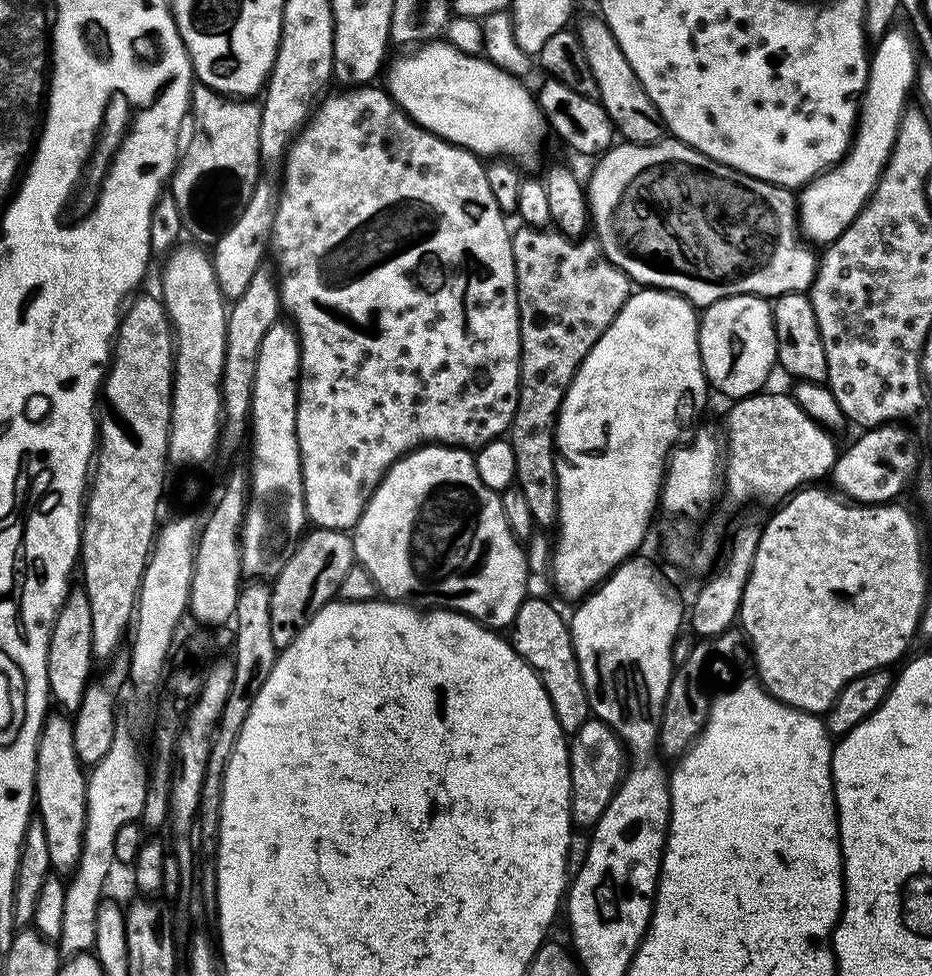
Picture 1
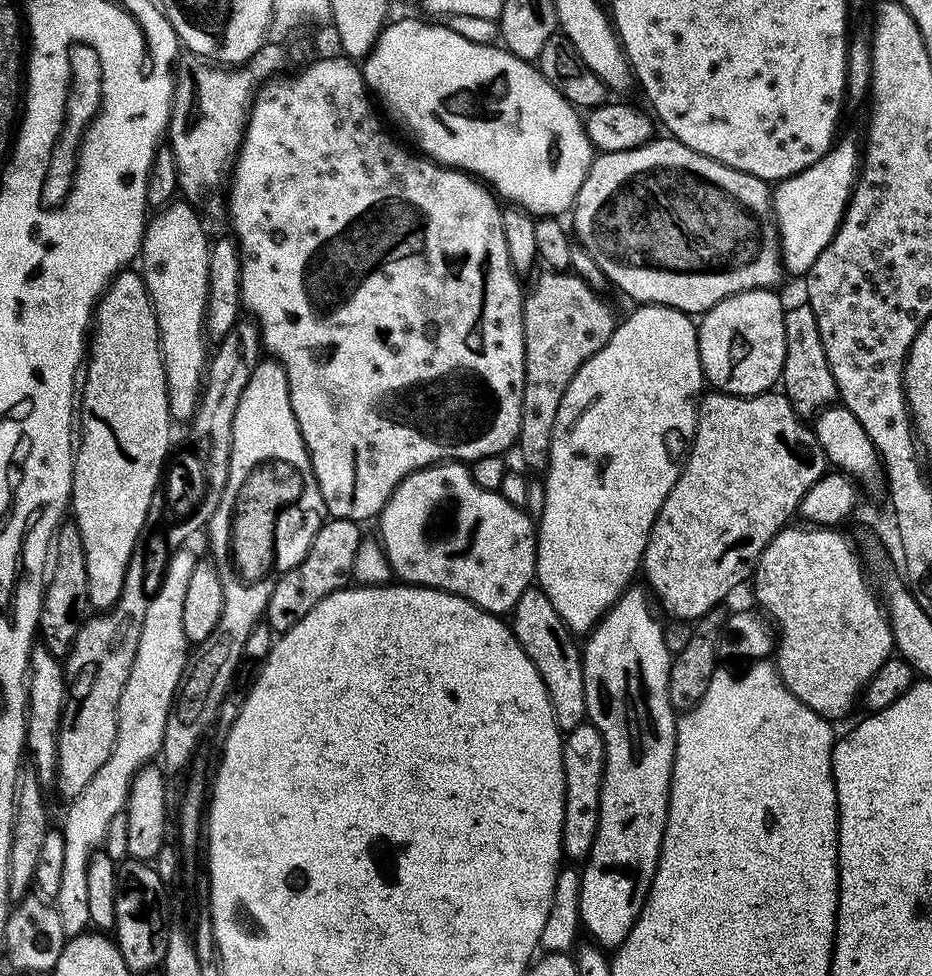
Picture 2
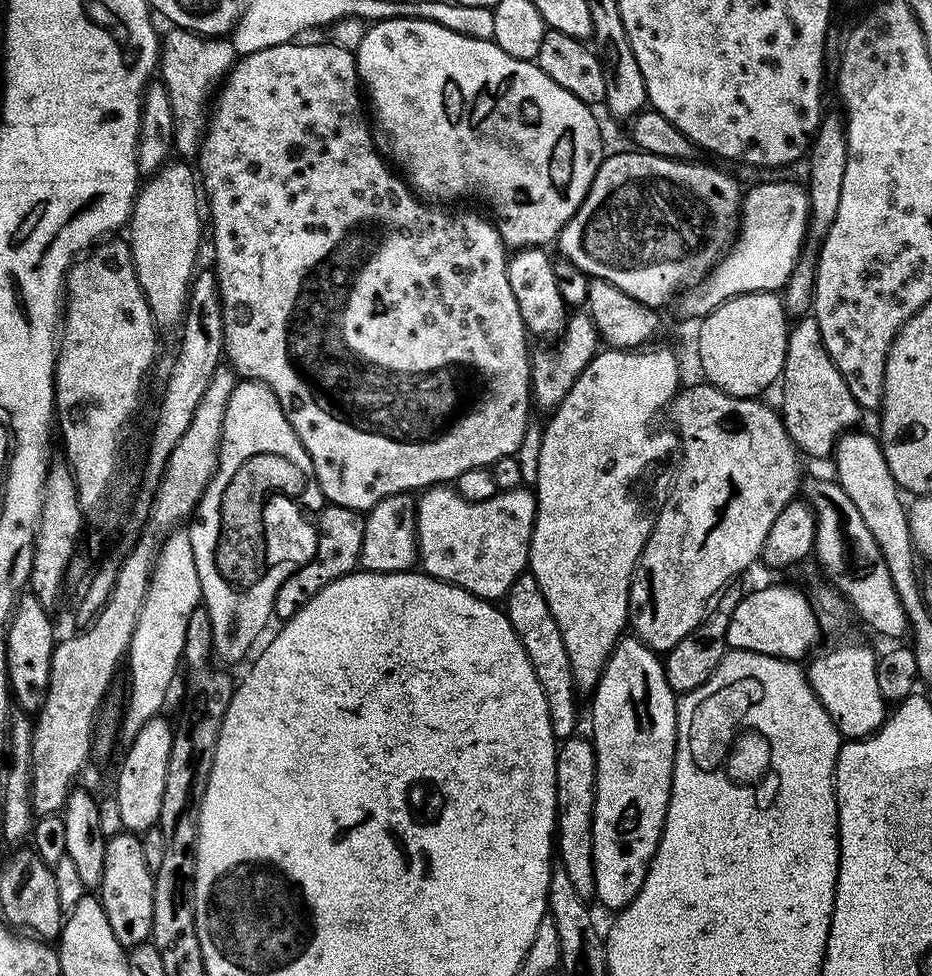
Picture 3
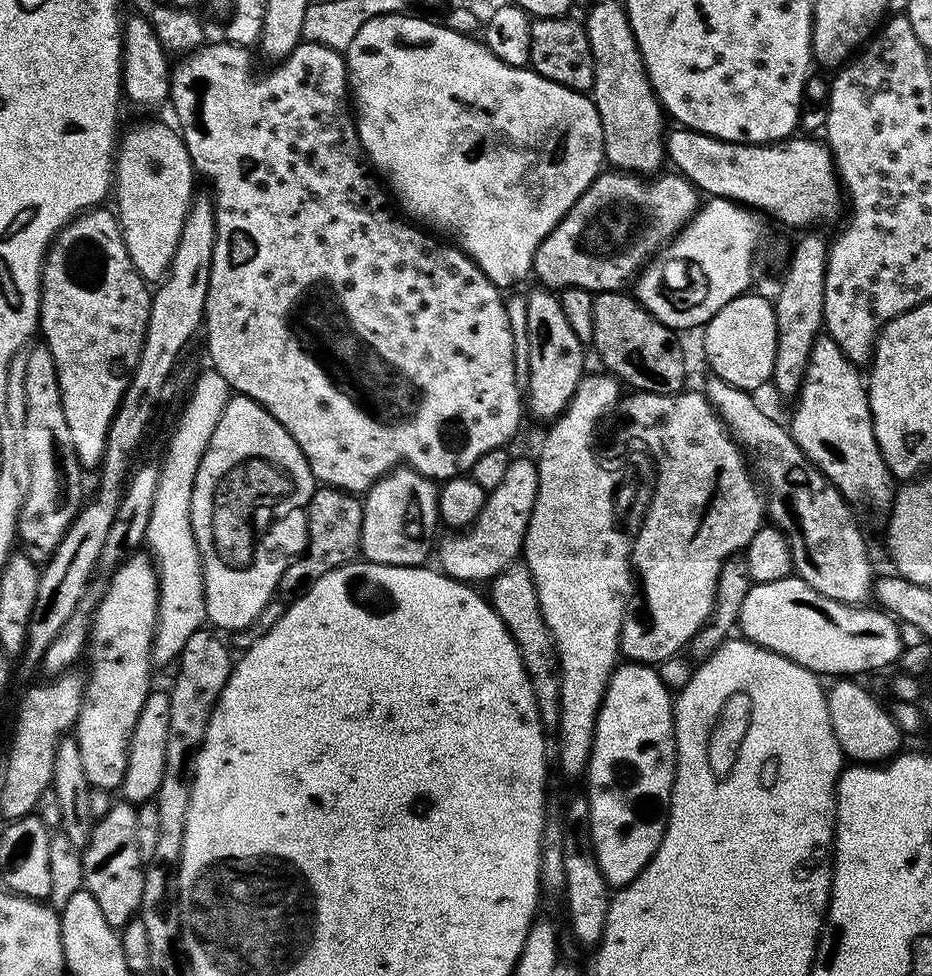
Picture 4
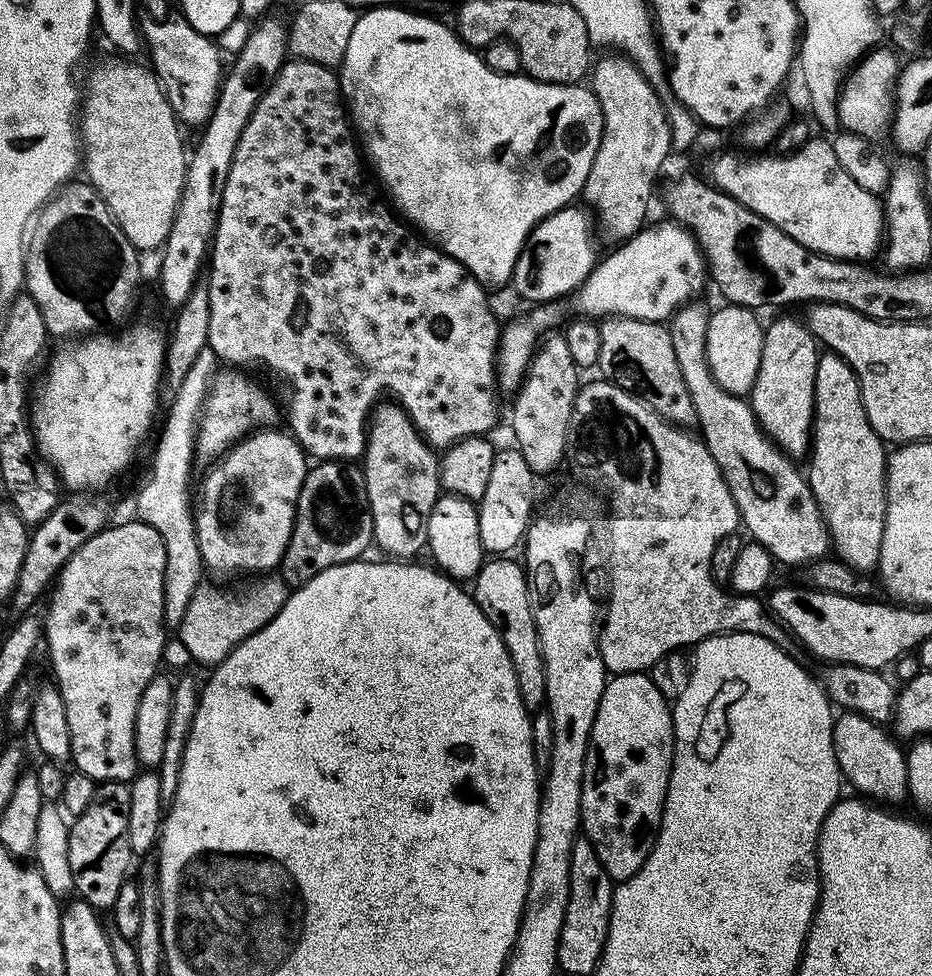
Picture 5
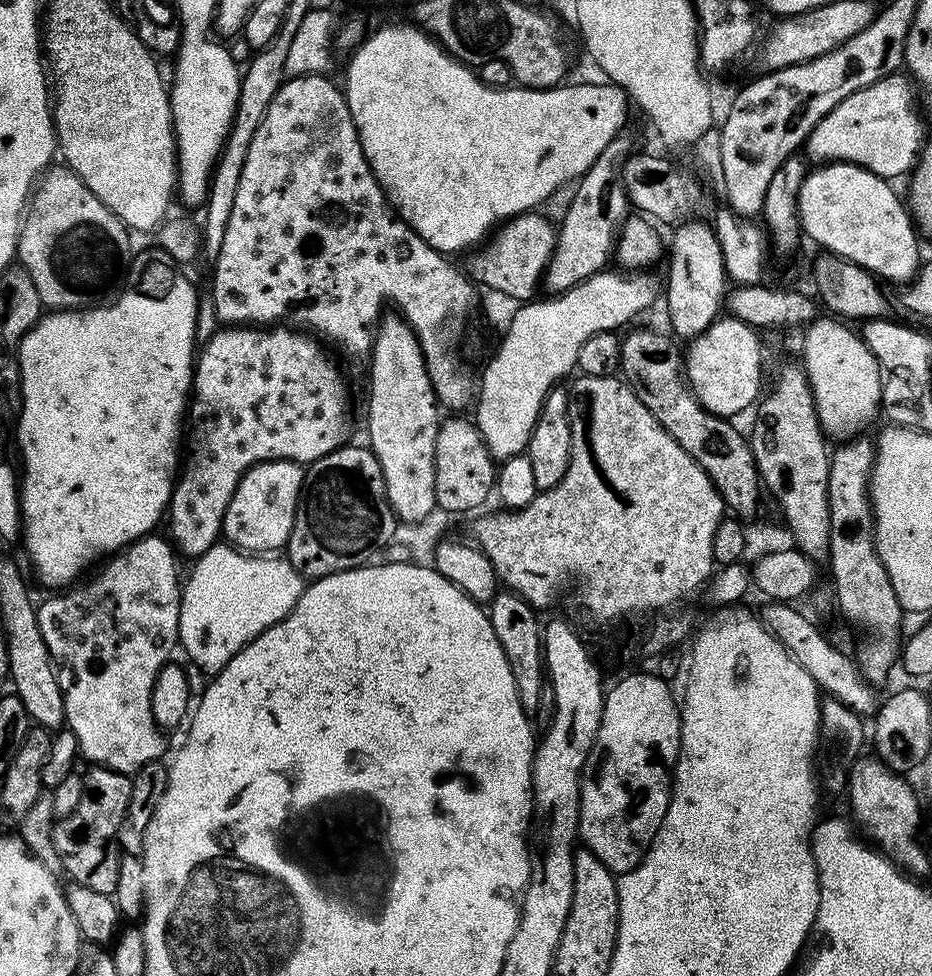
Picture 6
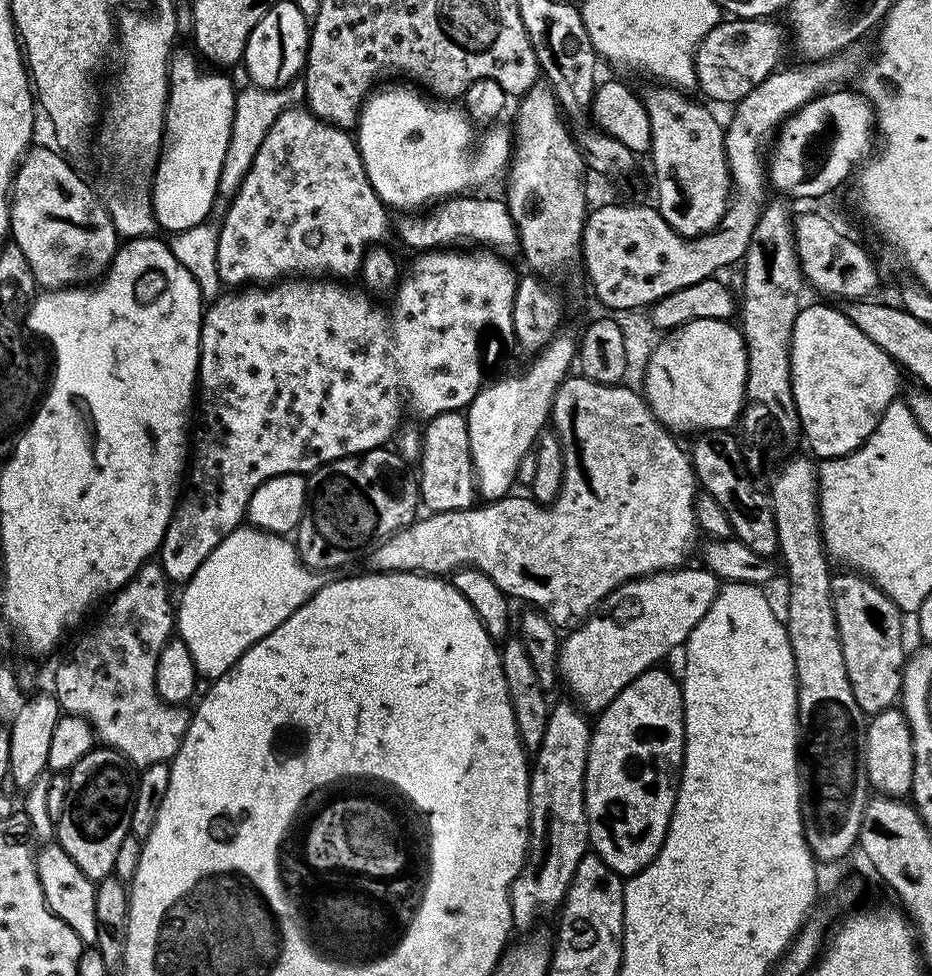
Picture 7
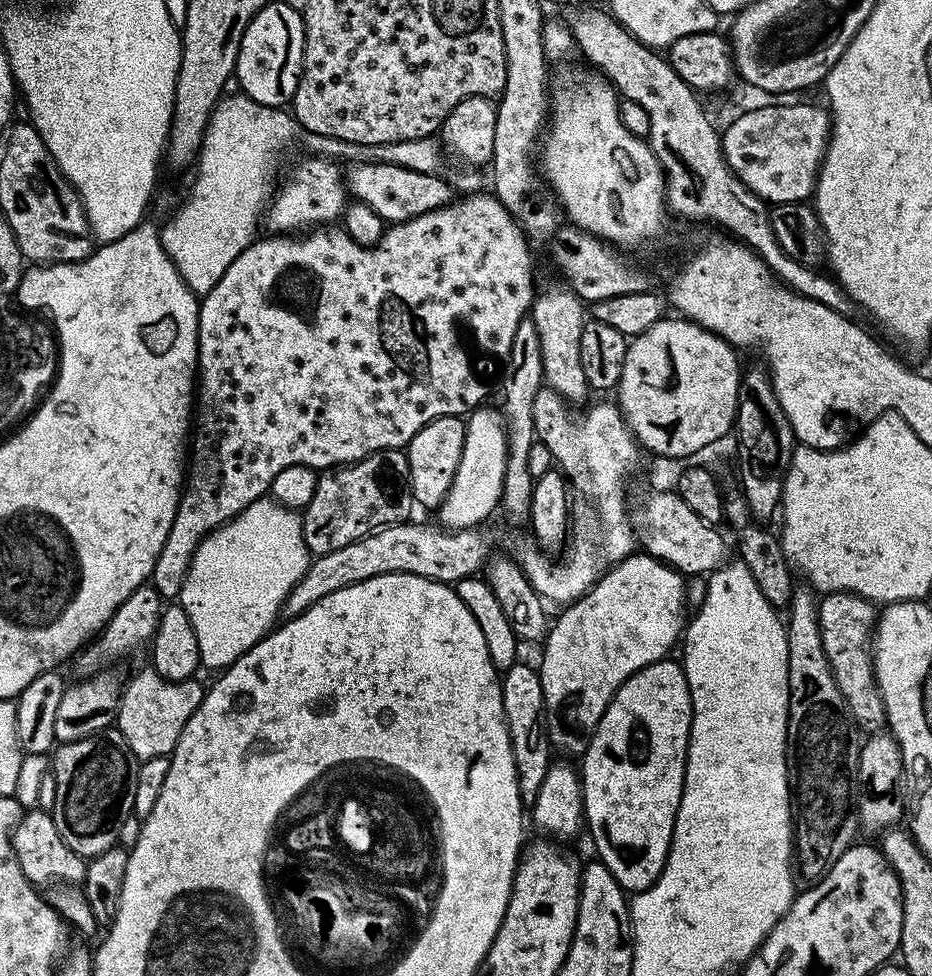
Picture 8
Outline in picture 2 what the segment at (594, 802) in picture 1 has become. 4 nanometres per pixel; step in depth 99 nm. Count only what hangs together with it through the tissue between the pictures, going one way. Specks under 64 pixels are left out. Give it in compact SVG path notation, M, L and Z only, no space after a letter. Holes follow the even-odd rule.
M591 722L574 726L562 740L562 766L564 767L564 817L562 818L562 852L569 861L587 861L594 846L600 821L600 787L604 777L606 750L604 739Z

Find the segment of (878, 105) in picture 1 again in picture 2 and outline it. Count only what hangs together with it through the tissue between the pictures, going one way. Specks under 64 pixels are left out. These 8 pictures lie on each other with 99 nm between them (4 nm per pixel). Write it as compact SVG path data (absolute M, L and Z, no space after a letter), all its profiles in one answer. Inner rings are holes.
M837 139L817 164L786 177L771 189L772 214L780 237L780 259L785 273L803 277L814 266L818 254L826 250L848 208L861 163L857 141L855 144L852 140Z

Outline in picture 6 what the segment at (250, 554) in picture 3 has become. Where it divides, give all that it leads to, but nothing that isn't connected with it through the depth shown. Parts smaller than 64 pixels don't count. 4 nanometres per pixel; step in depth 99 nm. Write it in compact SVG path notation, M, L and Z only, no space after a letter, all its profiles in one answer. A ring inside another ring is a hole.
M283 460L258 464L255 468L245 472L243 478L240 479L240 484L236 487L236 492L232 496L228 512L224 515L222 532L225 537L228 535L227 543L248 554L272 552L275 548L283 549L292 533L292 527L296 521L296 510L302 500L304 473L305 469L301 465Z

